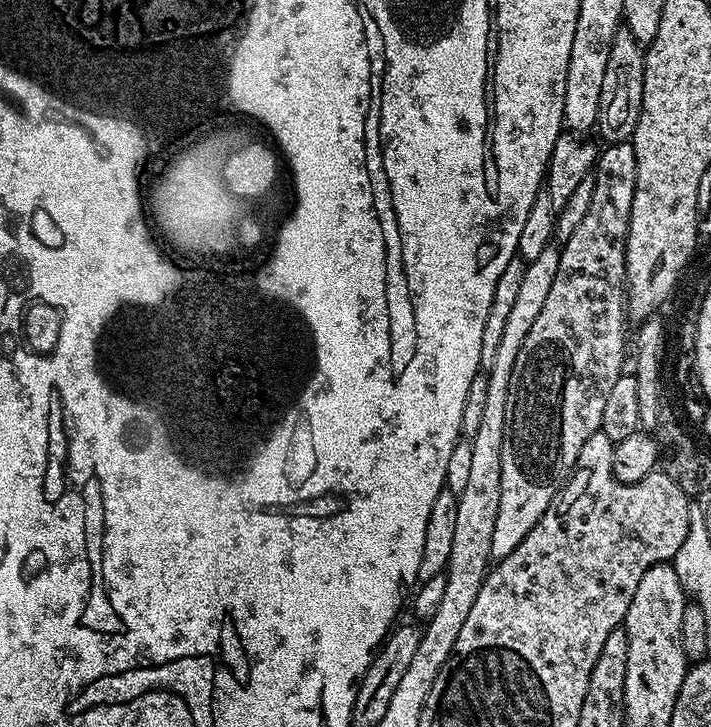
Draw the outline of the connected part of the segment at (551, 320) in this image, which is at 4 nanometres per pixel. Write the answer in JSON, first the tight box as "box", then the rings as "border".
{"box":[492,142,638,560],"border":[[[629,142],[627,144],[608,144],[607,147],[597,155],[596,166],[594,169],[594,194],[590,199],[589,210],[586,216],[579,223],[578,228],[574,230],[574,234],[566,241],[563,241],[562,247],[559,249],[560,257],[558,258],[558,270],[554,274],[554,282],[551,283],[550,294],[547,295],[546,302],[543,303],[542,312],[534,321],[534,326],[530,327],[530,332],[522,342],[522,348],[516,355],[516,361],[513,366],[513,374],[508,386],[509,393],[514,394],[520,399],[520,408],[514,406],[507,409],[505,418],[505,434],[502,438],[502,476],[501,476],[501,502],[498,507],[498,518],[494,525],[494,536],[492,544],[492,556],[496,560],[506,558],[506,554],[510,554],[518,546],[518,542],[522,542],[522,538],[526,538],[526,534],[530,534],[530,530],[534,528],[538,522],[538,518],[542,518],[542,514],[550,506],[552,499],[560,493],[561,488],[568,482],[569,476],[572,475],[577,467],[580,459],[580,451],[586,442],[586,438],[590,438],[590,434],[600,431],[600,423],[602,422],[602,410],[606,410],[606,402],[602,397],[608,392],[608,384],[602,382],[596,388],[597,397],[596,404],[590,397],[584,396],[588,392],[588,388],[584,385],[584,376],[588,376],[592,372],[592,368],[588,364],[596,364],[596,368],[600,372],[604,372],[608,368],[608,364],[620,364],[624,360],[624,320],[626,321],[626,277],[624,274],[624,251],[626,250],[626,242],[628,241],[628,227],[630,226],[630,208],[634,206],[634,182],[638,178],[638,162],[634,158],[634,146]]]}

